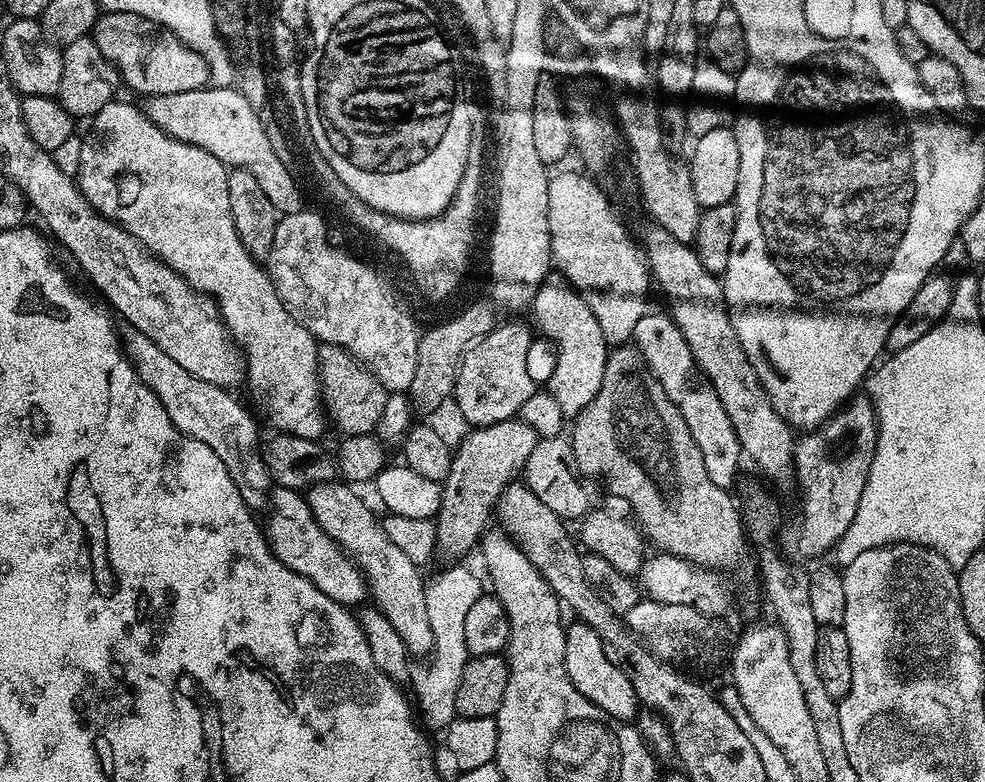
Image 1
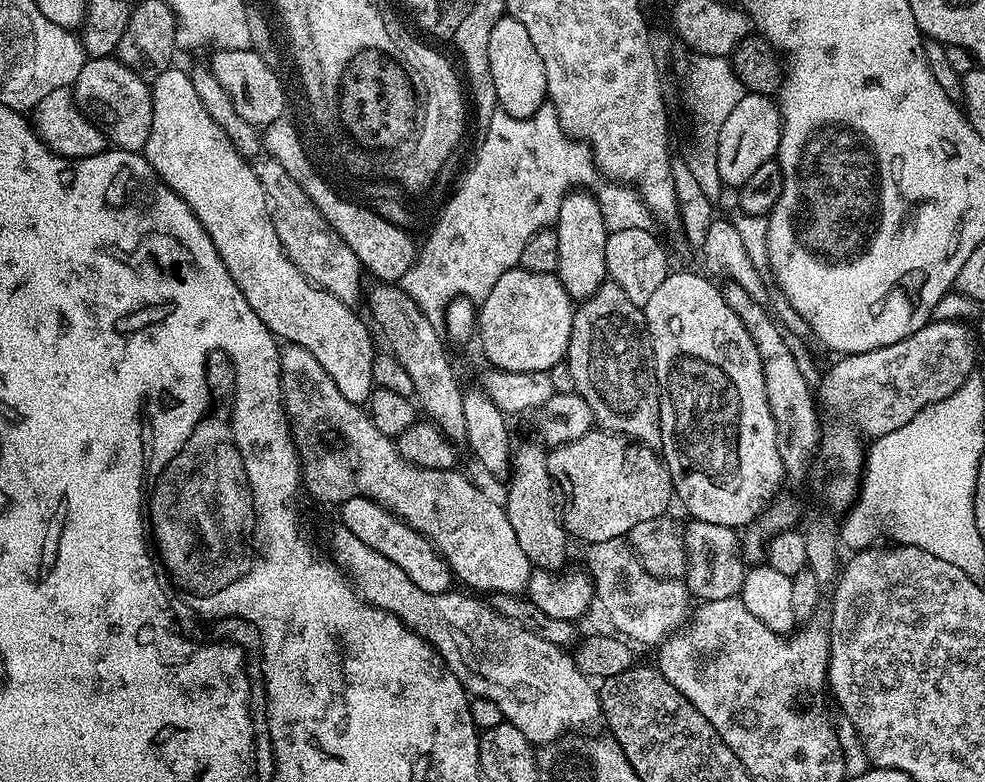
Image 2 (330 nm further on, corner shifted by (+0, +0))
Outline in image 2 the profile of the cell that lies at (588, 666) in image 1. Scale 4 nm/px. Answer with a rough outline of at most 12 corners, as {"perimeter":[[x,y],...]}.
{"perimeter":[[515,445],[506,511],[536,568],[560,572],[570,537],[548,452]]}

